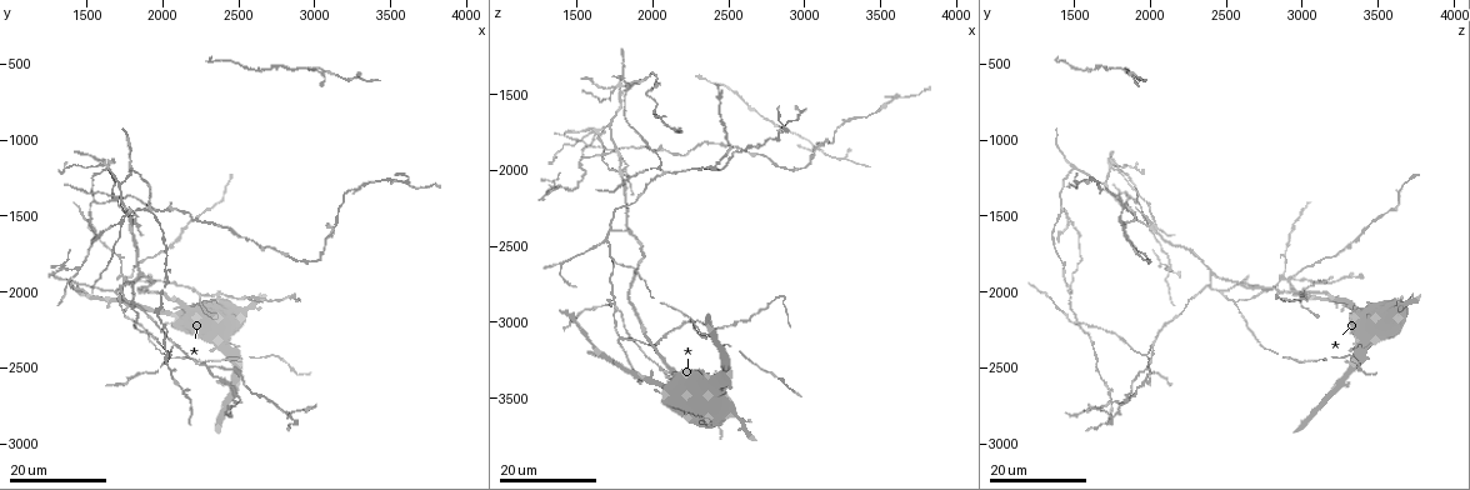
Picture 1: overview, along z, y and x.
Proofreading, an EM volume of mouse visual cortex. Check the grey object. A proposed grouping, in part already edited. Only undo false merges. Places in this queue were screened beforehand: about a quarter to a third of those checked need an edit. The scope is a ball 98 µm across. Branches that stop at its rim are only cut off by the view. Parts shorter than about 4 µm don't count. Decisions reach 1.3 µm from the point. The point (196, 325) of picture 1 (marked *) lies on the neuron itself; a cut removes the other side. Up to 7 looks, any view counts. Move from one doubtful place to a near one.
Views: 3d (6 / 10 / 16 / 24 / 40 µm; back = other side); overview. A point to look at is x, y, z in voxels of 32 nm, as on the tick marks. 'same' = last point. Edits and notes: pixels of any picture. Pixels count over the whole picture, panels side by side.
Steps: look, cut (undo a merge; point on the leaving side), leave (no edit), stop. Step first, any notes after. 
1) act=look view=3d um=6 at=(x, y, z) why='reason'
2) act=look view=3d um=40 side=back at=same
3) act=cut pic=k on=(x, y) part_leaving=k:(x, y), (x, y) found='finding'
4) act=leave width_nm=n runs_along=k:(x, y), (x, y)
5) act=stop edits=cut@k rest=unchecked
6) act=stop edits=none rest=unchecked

act=look view=3d um=16 at=(1700, 1980, 2460) why='three-way junction'

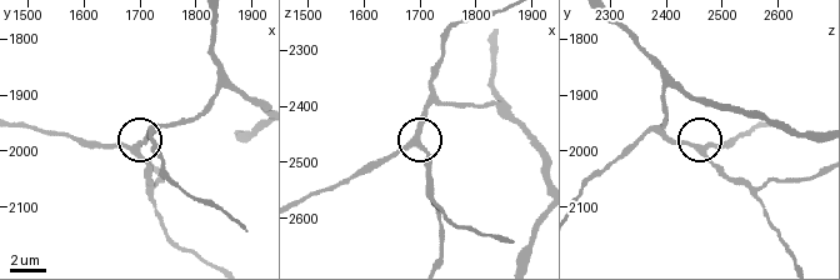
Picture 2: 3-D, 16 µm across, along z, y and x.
act=look view=3d um=10 at=(1695, 2000, 2470)

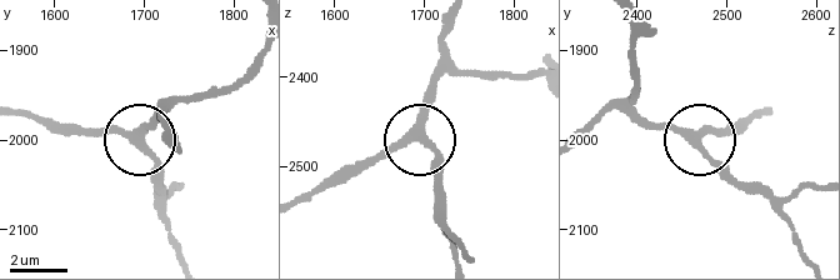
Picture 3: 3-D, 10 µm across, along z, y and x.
act=look view=3d um=6 at=(1690, 2000, 2470) why='closer look'

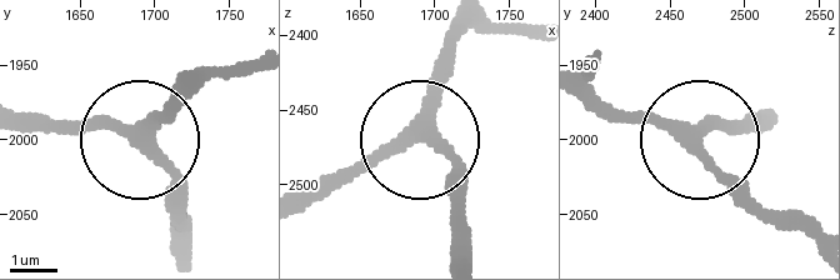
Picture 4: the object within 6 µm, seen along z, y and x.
act=leave arms=3 runs_along=4:(595, 55), (599, 95), (619, 110), (699, 139), (770, 130) found='one neuron here'

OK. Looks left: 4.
act=look view=3d um=24 at=(1460, 1840, 2120) why='three arms meet'

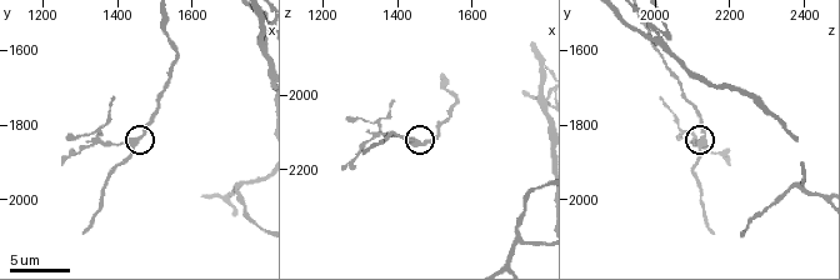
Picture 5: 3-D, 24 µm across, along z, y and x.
act=look view=3d um=10 at=(1430, 1850, 2120)

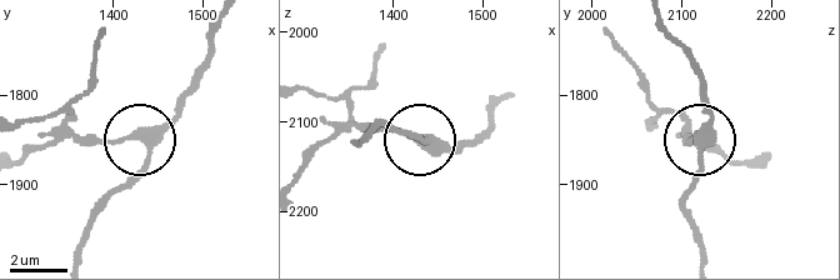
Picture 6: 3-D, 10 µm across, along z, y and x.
act=leave arms=3 runs_along=6:(220, 25), (191, 96), (171, 118), (129, 140), (66, 140) found='all the same neuron'

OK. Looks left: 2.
act=look view=3d um=24 at=(1800, 1200, 1500) why='branch point'

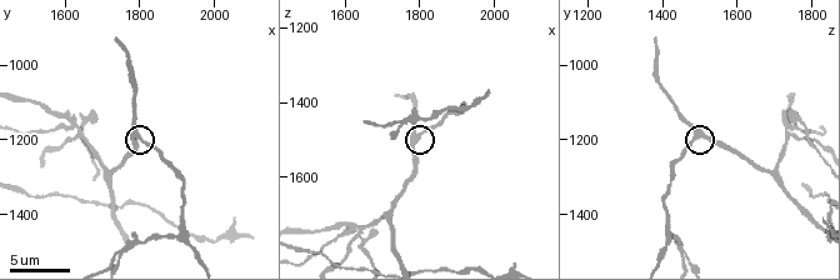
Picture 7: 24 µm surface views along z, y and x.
act=look view=3d um=10 at=(1790, 1190, 1500)

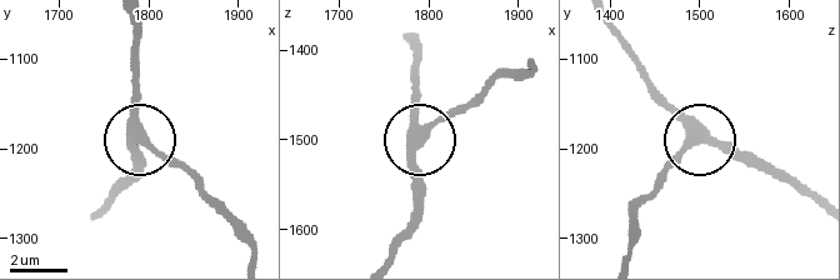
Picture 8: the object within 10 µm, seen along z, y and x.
act=leave runs_along=8:(818, 208), (699, 139), (655, 184) found='one neuron here'

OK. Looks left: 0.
act=stop edits=none rest=unchecked

